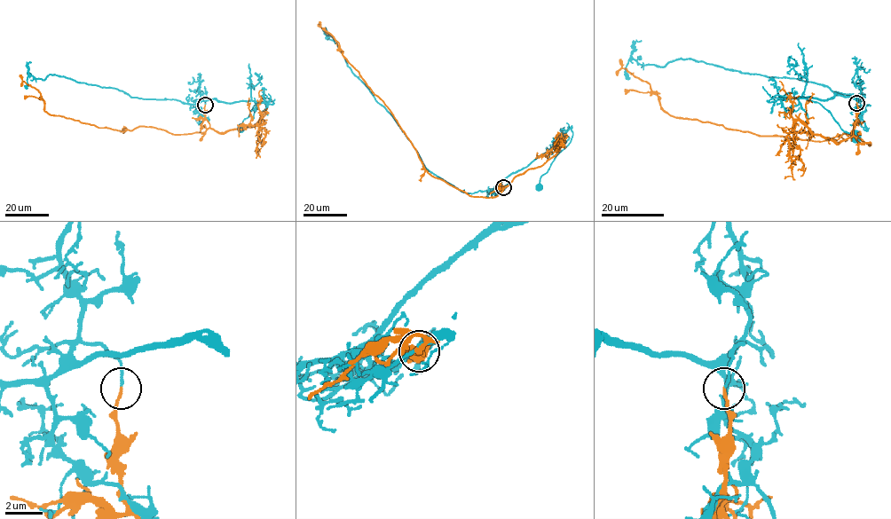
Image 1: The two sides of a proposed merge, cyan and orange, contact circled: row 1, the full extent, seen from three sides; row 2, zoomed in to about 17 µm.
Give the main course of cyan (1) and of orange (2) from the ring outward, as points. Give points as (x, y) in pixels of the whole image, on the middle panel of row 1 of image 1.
1: (503, 188), (498, 186), (549, 150), (571, 127), (571, 142), (540, 176), (539, 186)
2: (503, 188), (492, 198), (471, 196), (432, 176), (389, 107), (342, 54), (336, 41), (318, 24)

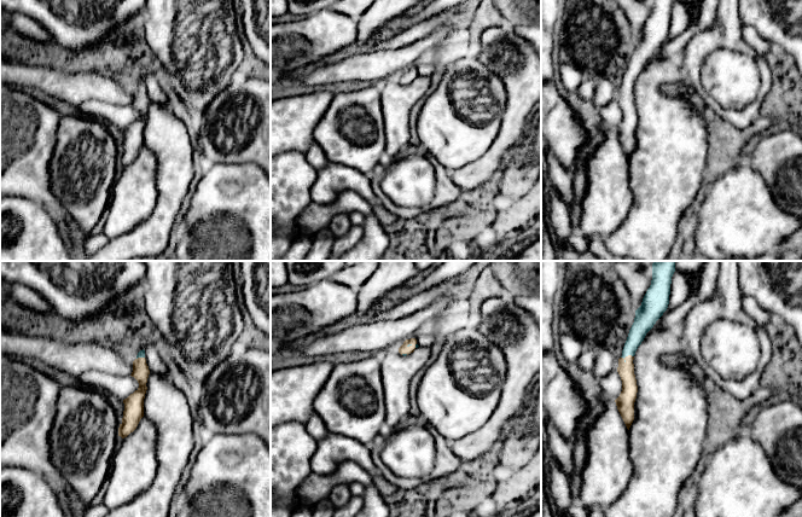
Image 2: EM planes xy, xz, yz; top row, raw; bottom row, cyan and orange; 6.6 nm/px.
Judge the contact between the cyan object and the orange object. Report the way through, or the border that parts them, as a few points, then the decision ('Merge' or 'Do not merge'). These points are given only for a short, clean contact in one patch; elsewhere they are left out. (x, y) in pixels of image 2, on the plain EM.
Do not merge

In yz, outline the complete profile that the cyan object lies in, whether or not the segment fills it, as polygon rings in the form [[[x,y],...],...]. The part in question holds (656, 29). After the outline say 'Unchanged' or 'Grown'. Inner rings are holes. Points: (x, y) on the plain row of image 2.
[[[652,0],[651,14],[641,35],[635,40],[634,52],[624,72],[622,86],[634,86],[638,76],[669,34],[672,6],[675,0]]]. Unchanged

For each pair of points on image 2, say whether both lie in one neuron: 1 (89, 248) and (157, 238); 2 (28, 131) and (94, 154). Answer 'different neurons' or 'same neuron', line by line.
1: different neurons
2: different neurons

